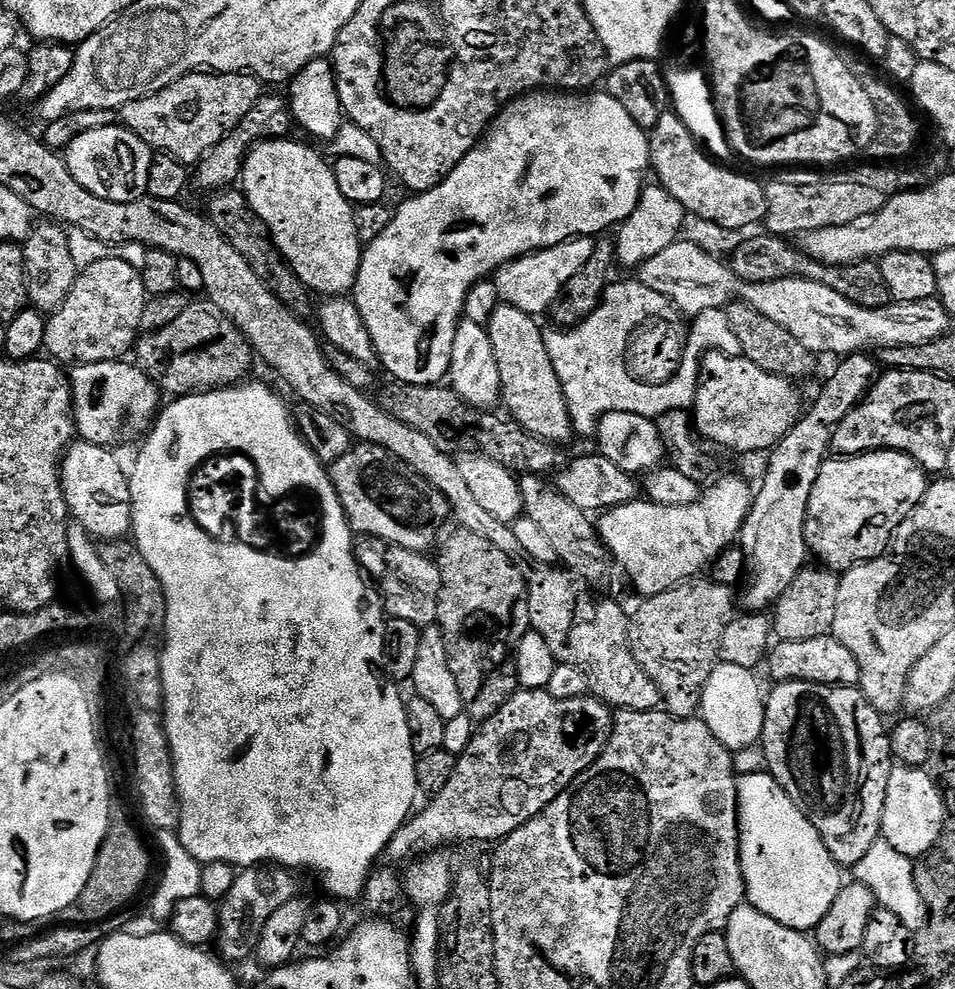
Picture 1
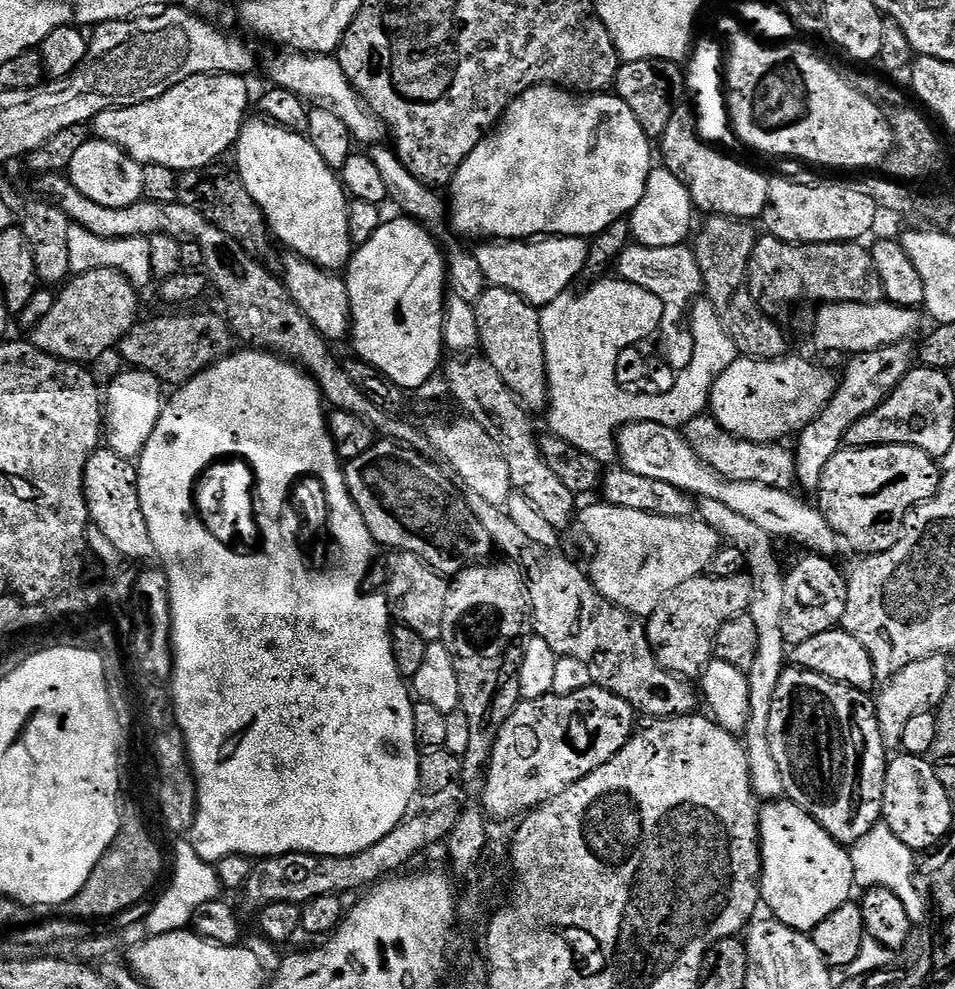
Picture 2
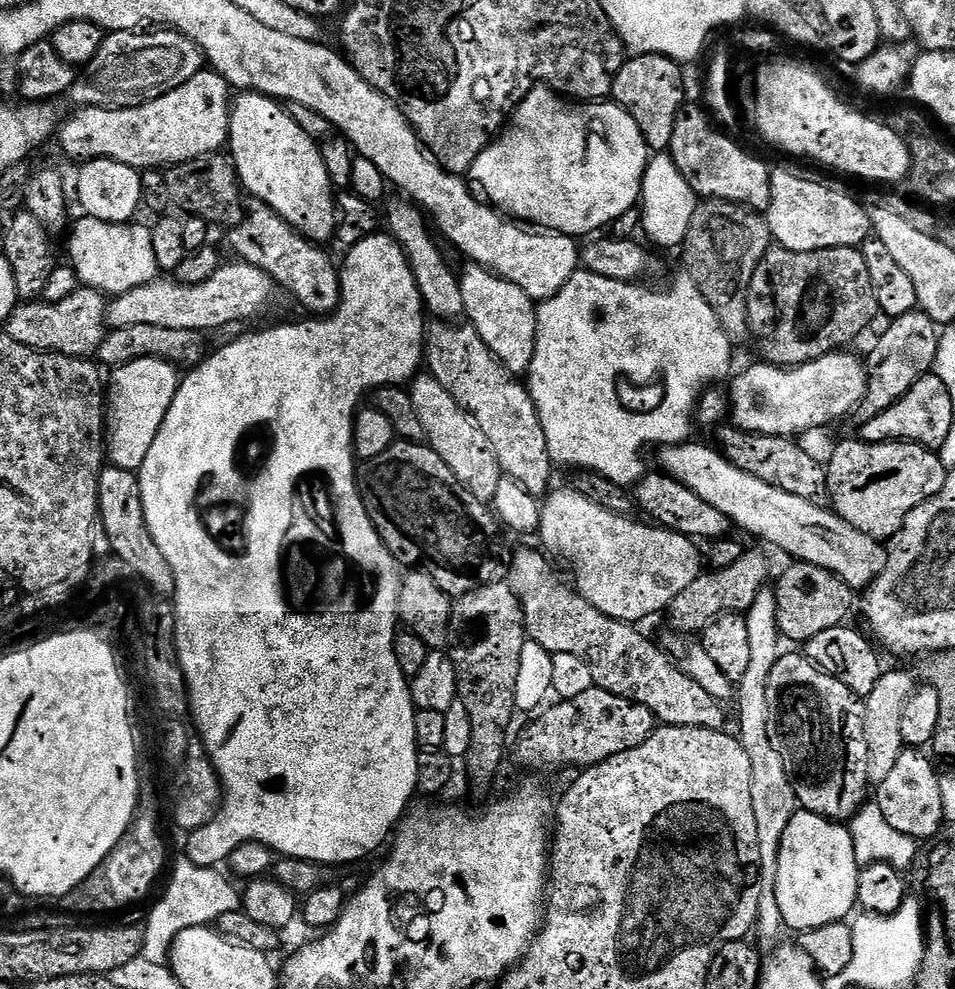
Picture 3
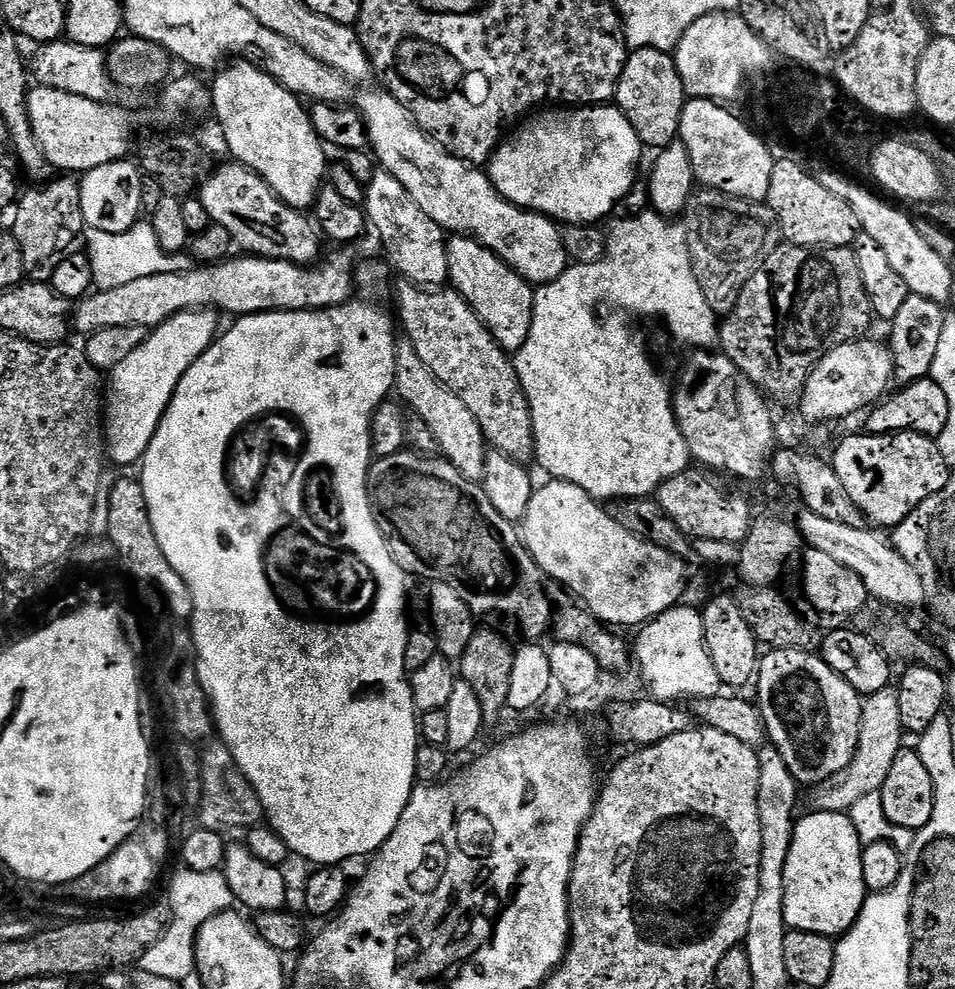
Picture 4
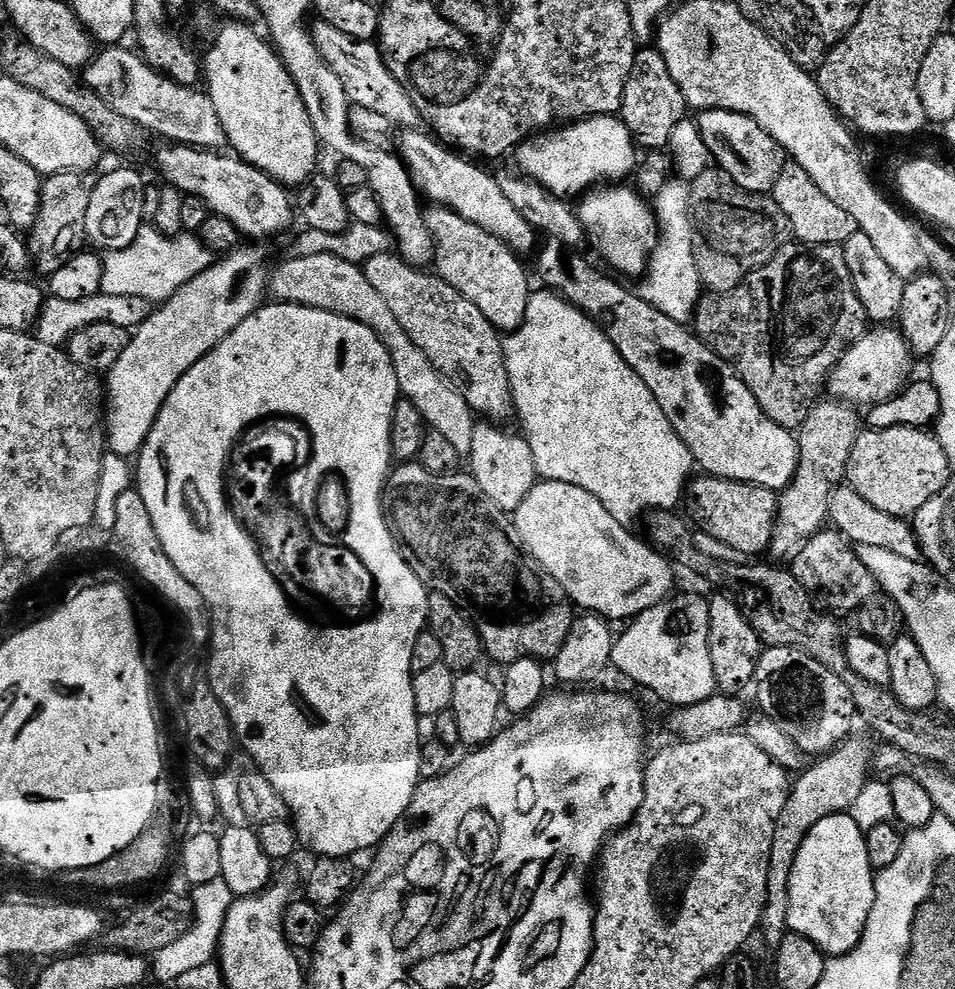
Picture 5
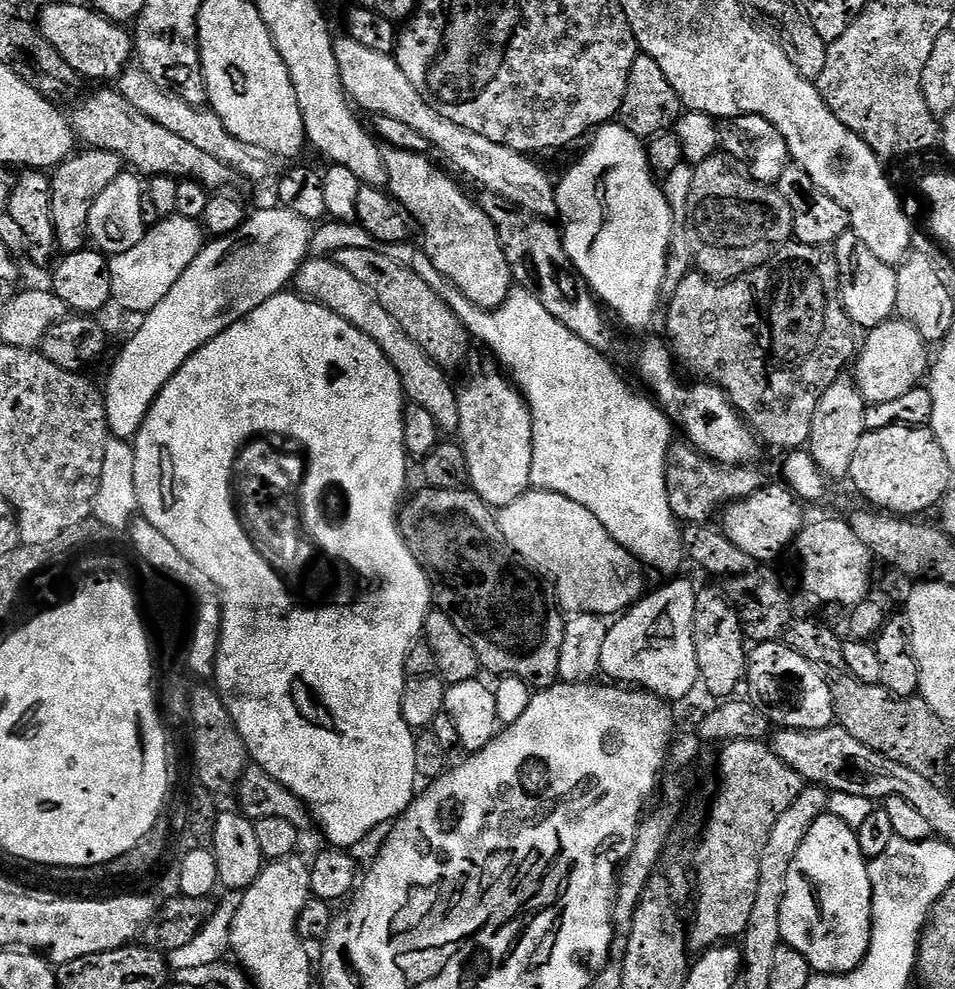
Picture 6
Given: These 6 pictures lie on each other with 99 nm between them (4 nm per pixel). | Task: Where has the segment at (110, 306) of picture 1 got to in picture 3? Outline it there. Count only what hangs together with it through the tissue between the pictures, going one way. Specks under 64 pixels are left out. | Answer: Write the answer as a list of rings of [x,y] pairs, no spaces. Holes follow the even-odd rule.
[[[77,288],[70,298],[62,302],[21,302],[10,314],[6,325],[6,334],[22,346],[30,346],[39,352],[57,352],[63,356],[91,357],[99,353],[100,343],[106,335],[109,301],[105,293],[85,288]]]

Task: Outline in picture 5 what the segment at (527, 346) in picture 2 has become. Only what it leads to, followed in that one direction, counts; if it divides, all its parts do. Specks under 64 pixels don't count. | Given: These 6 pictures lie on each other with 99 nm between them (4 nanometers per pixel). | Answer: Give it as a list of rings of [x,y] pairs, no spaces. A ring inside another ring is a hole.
[[[432,206],[424,213],[426,226],[436,243],[434,272],[443,278],[466,302],[474,302],[482,314],[501,334],[513,332],[526,316],[530,295],[528,276],[519,255],[507,248],[494,234],[486,234],[482,226],[466,222],[454,210]]]

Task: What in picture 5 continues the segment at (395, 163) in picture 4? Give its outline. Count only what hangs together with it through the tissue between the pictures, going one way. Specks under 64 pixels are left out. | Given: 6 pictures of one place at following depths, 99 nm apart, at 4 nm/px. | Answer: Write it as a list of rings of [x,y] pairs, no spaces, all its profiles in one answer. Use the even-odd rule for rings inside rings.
[[[408,130],[399,137],[398,155],[412,176],[412,184],[425,201],[441,208],[454,210],[466,222],[482,226],[486,234],[494,234],[507,247],[517,254],[535,253],[538,248],[535,228],[514,210],[506,194],[502,194],[499,181],[479,168],[479,163],[457,154],[453,149],[443,145],[431,135],[426,136],[422,130]]]

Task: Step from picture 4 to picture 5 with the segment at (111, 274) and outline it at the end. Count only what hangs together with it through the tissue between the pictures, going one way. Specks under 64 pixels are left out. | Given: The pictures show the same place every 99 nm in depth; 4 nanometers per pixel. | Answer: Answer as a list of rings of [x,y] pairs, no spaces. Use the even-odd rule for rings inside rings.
[[[154,226],[140,229],[138,238],[122,250],[114,250],[103,257],[102,286],[106,294],[126,294],[142,298],[159,306],[169,300],[186,282],[198,278],[202,270],[214,263],[213,252],[196,234],[163,236]]]

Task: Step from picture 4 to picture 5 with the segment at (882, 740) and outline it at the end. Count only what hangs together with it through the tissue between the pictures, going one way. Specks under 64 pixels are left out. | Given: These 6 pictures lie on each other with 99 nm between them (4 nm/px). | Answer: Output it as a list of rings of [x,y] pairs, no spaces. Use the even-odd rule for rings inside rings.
[[[845,743],[835,749],[834,754],[828,754],[817,759],[813,763],[816,764],[813,768],[812,765],[805,767],[804,771],[795,777],[788,793],[786,806],[782,806],[782,814],[776,819],[774,842],[770,846],[770,866],[768,867],[768,904],[764,908],[762,921],[762,933],[764,932],[764,940],[769,944],[769,949],[775,950],[782,942],[784,935],[789,931],[788,887],[790,886],[790,874],[794,870],[794,858],[798,858],[798,850],[802,846],[806,834],[810,834],[810,830],[814,830],[814,826],[818,826],[818,822],[822,822],[822,818],[847,813],[851,809],[854,798],[858,798],[858,794],[870,783],[868,768],[864,765],[864,759],[868,756],[868,748],[864,744],[852,743]]]

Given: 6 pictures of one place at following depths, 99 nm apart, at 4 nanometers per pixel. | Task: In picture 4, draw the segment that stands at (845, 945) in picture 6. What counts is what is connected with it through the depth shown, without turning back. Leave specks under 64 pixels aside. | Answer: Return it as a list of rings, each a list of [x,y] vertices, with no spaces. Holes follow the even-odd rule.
[[[815,810],[809,813],[809,816],[801,815],[797,819],[796,829],[790,842],[790,854],[786,858],[784,923],[789,929],[798,932],[839,938],[852,929],[866,899],[862,878],[862,845],[858,838],[858,830],[854,830],[851,815]]]

